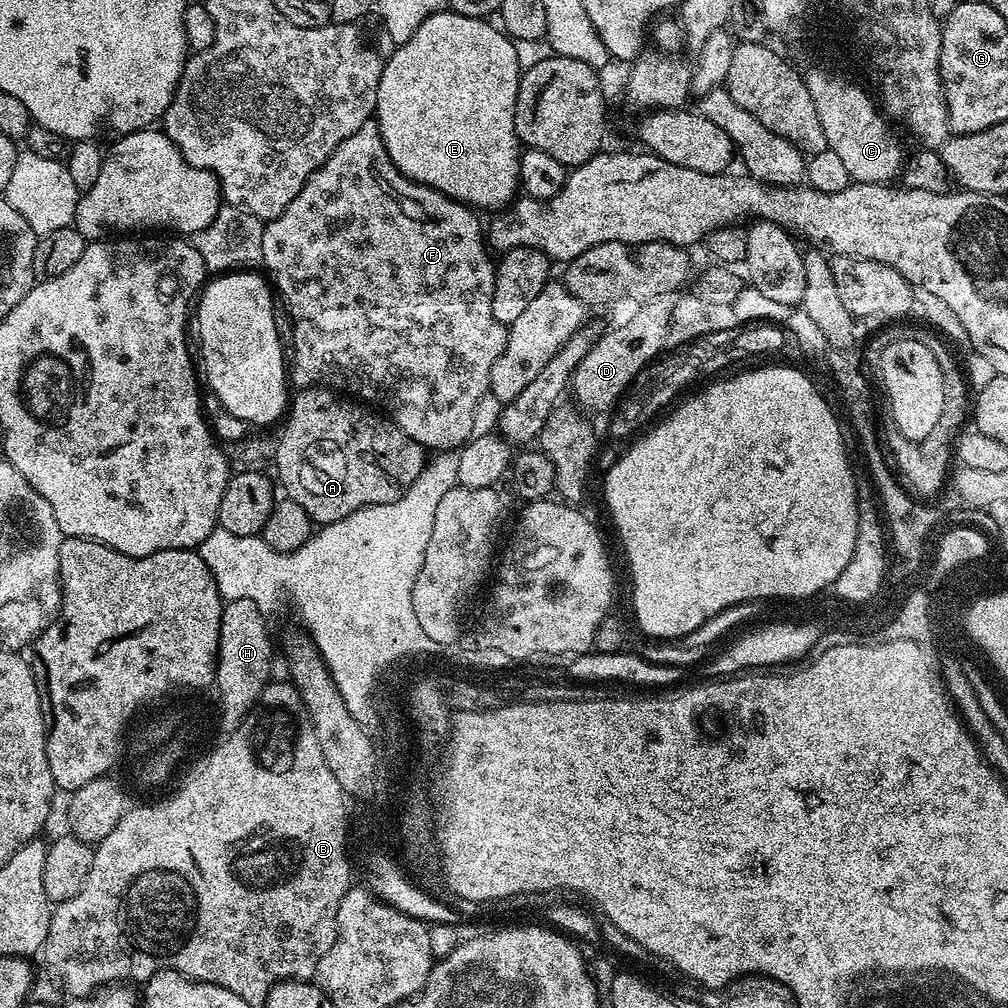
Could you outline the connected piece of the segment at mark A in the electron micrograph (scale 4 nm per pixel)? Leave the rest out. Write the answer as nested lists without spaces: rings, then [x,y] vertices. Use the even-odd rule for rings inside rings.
[[[323,386],[301,388],[291,397],[286,409],[286,419],[283,421],[284,429],[276,440],[274,472],[283,495],[298,502],[298,506],[302,506],[306,514],[310,514],[313,525],[333,524],[345,520],[359,508],[369,508],[402,498],[402,494],[406,494],[406,490],[414,486],[426,467],[425,448],[414,442],[414,438],[406,435],[391,420],[375,414],[380,415],[371,407]]]

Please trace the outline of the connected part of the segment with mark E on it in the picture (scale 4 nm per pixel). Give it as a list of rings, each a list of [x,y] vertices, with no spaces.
[[[445,10],[426,18],[426,22],[422,22],[422,26],[418,26],[418,30],[414,30],[414,34],[410,34],[407,42],[393,47],[391,49],[393,51],[392,57],[387,57],[384,60],[382,78],[378,82],[378,98],[374,113],[374,119],[382,134],[382,142],[386,146],[386,154],[390,154],[394,166],[402,175],[410,178],[416,184],[425,184],[428,188],[438,190],[442,194],[446,194],[451,200],[457,200],[459,204],[466,204],[473,210],[481,210],[480,208],[503,209],[513,203],[520,188],[522,145],[514,130],[514,110],[516,109],[522,69],[518,62],[518,54],[512,37],[501,31],[495,23],[493,24],[487,19],[466,18],[451,10]]]

